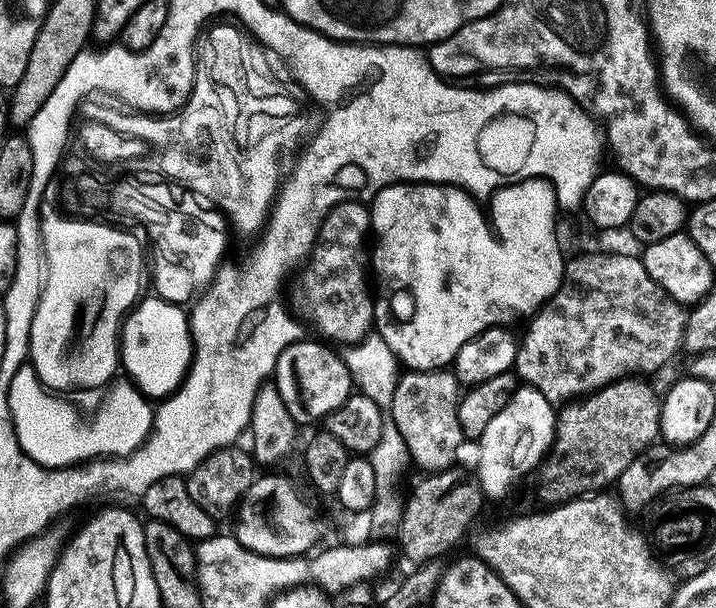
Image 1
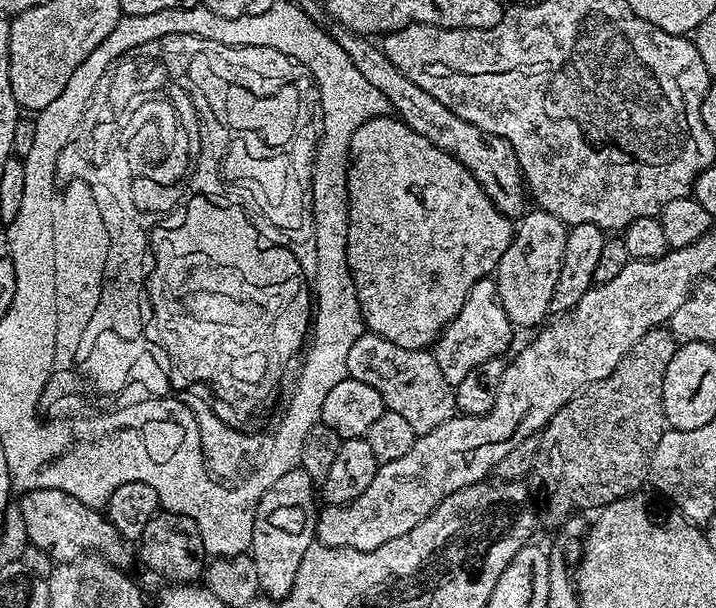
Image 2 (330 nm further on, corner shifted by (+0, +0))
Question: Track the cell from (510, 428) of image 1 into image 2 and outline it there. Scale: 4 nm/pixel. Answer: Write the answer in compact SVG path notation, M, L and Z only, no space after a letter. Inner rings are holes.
M485 278L478 281L470 290L462 310L444 327L434 345L434 355L443 362L446 378L450 381L461 380L478 362L486 362L495 356L504 356L512 344L514 326L502 310L502 302L496 293L495 279Z

